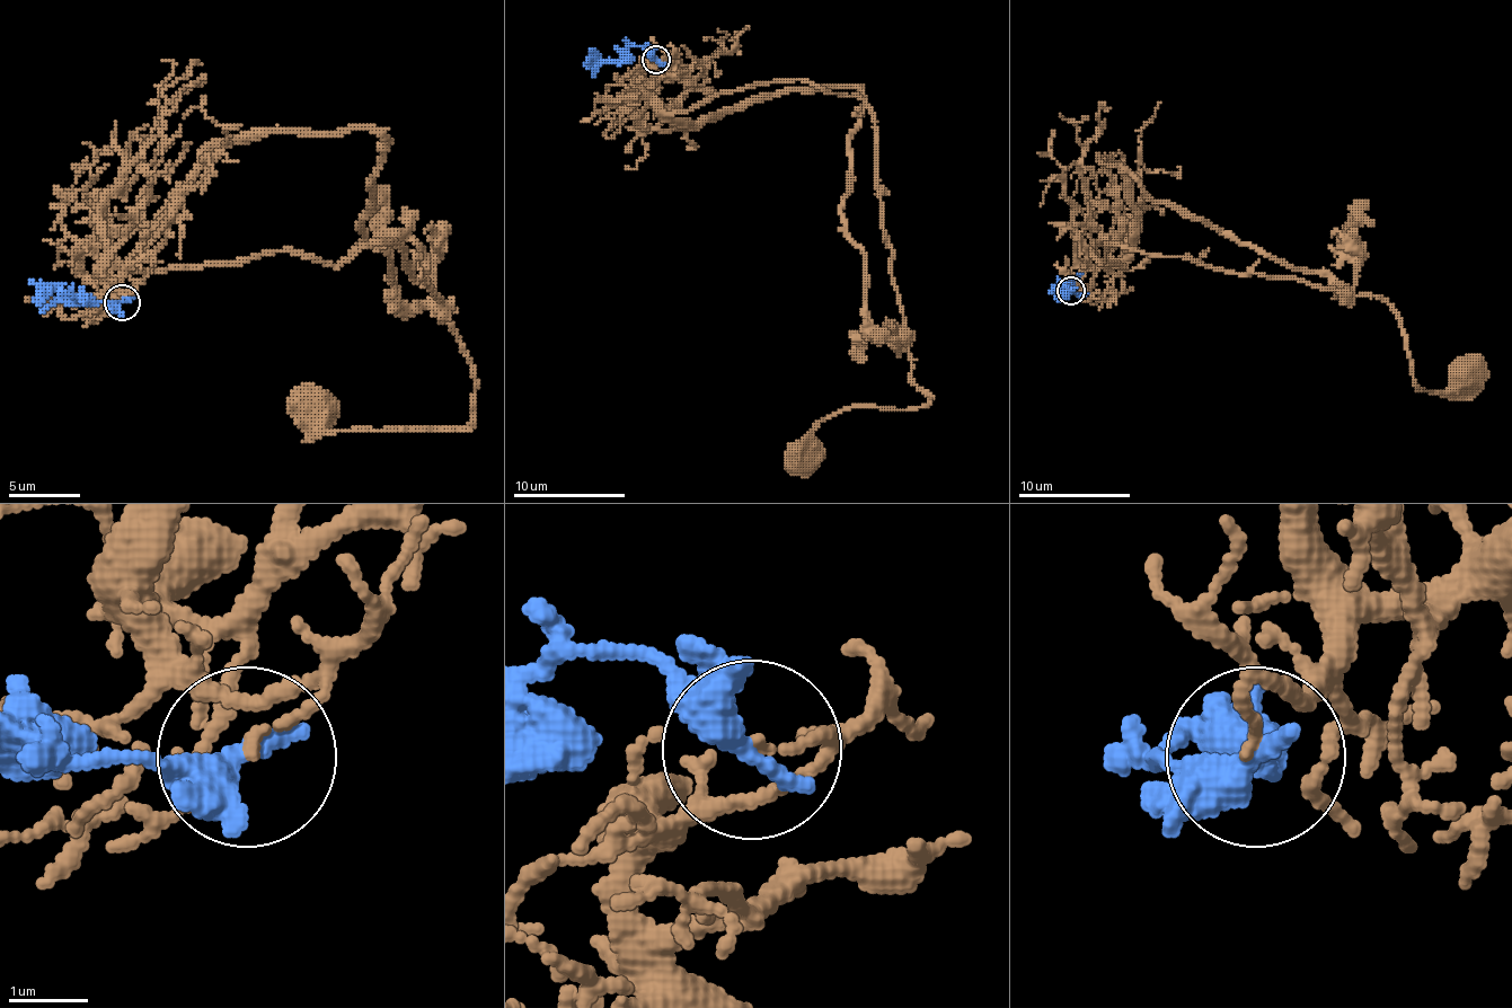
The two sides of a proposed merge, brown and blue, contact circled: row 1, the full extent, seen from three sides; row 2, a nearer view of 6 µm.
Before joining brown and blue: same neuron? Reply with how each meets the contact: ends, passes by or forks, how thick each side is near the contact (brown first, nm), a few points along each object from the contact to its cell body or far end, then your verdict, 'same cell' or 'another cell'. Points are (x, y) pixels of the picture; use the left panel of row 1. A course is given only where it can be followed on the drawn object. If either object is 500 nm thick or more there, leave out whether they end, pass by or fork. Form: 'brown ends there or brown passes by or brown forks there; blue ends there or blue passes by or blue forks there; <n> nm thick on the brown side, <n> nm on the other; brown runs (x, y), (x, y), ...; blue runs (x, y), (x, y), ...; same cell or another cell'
110 nm thick on the brown side, 500 nm on the other; brown runs (123, 301), (102, 276), (399, 247), (450, 308), (471, 420), (324, 431), (306, 383); blue runs (123, 301), (90, 301), (40, 291), (29, 280); another cell

